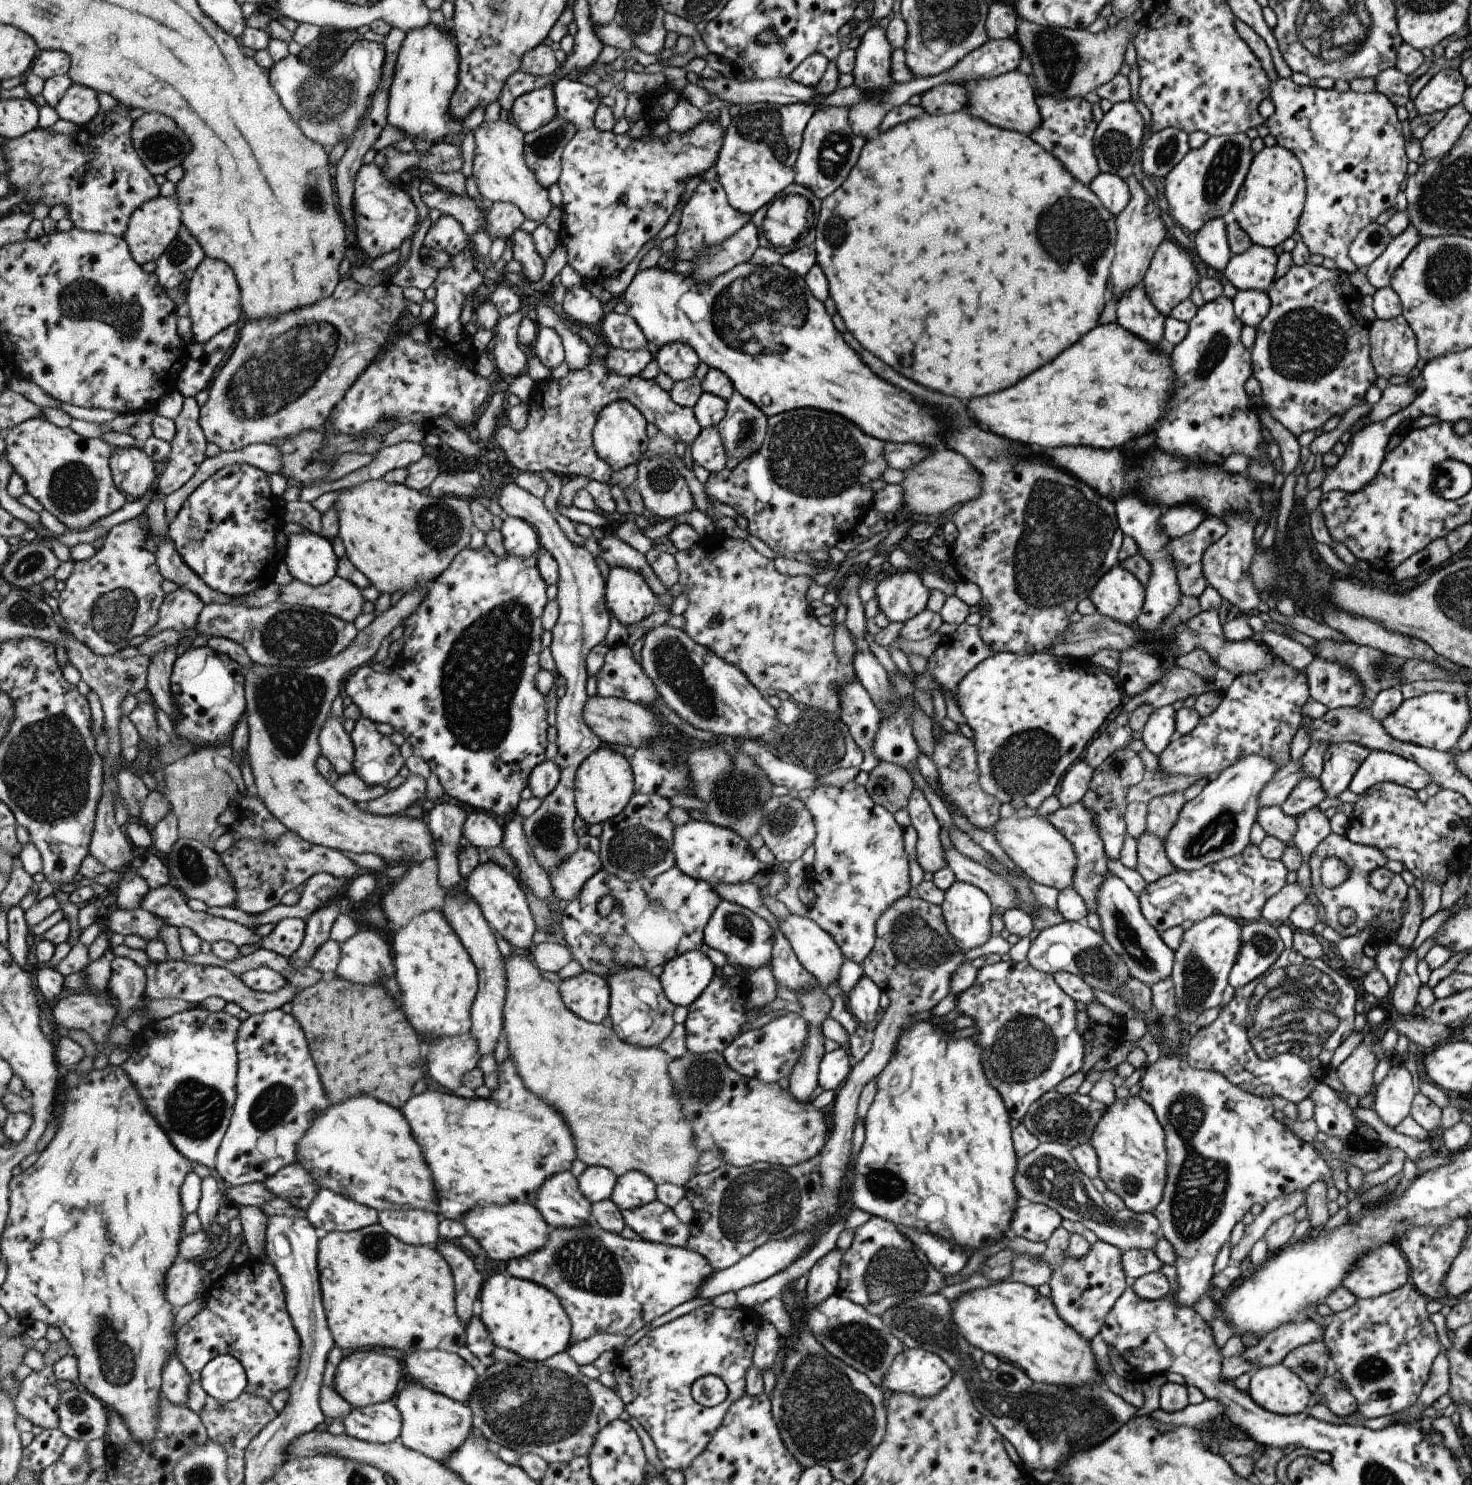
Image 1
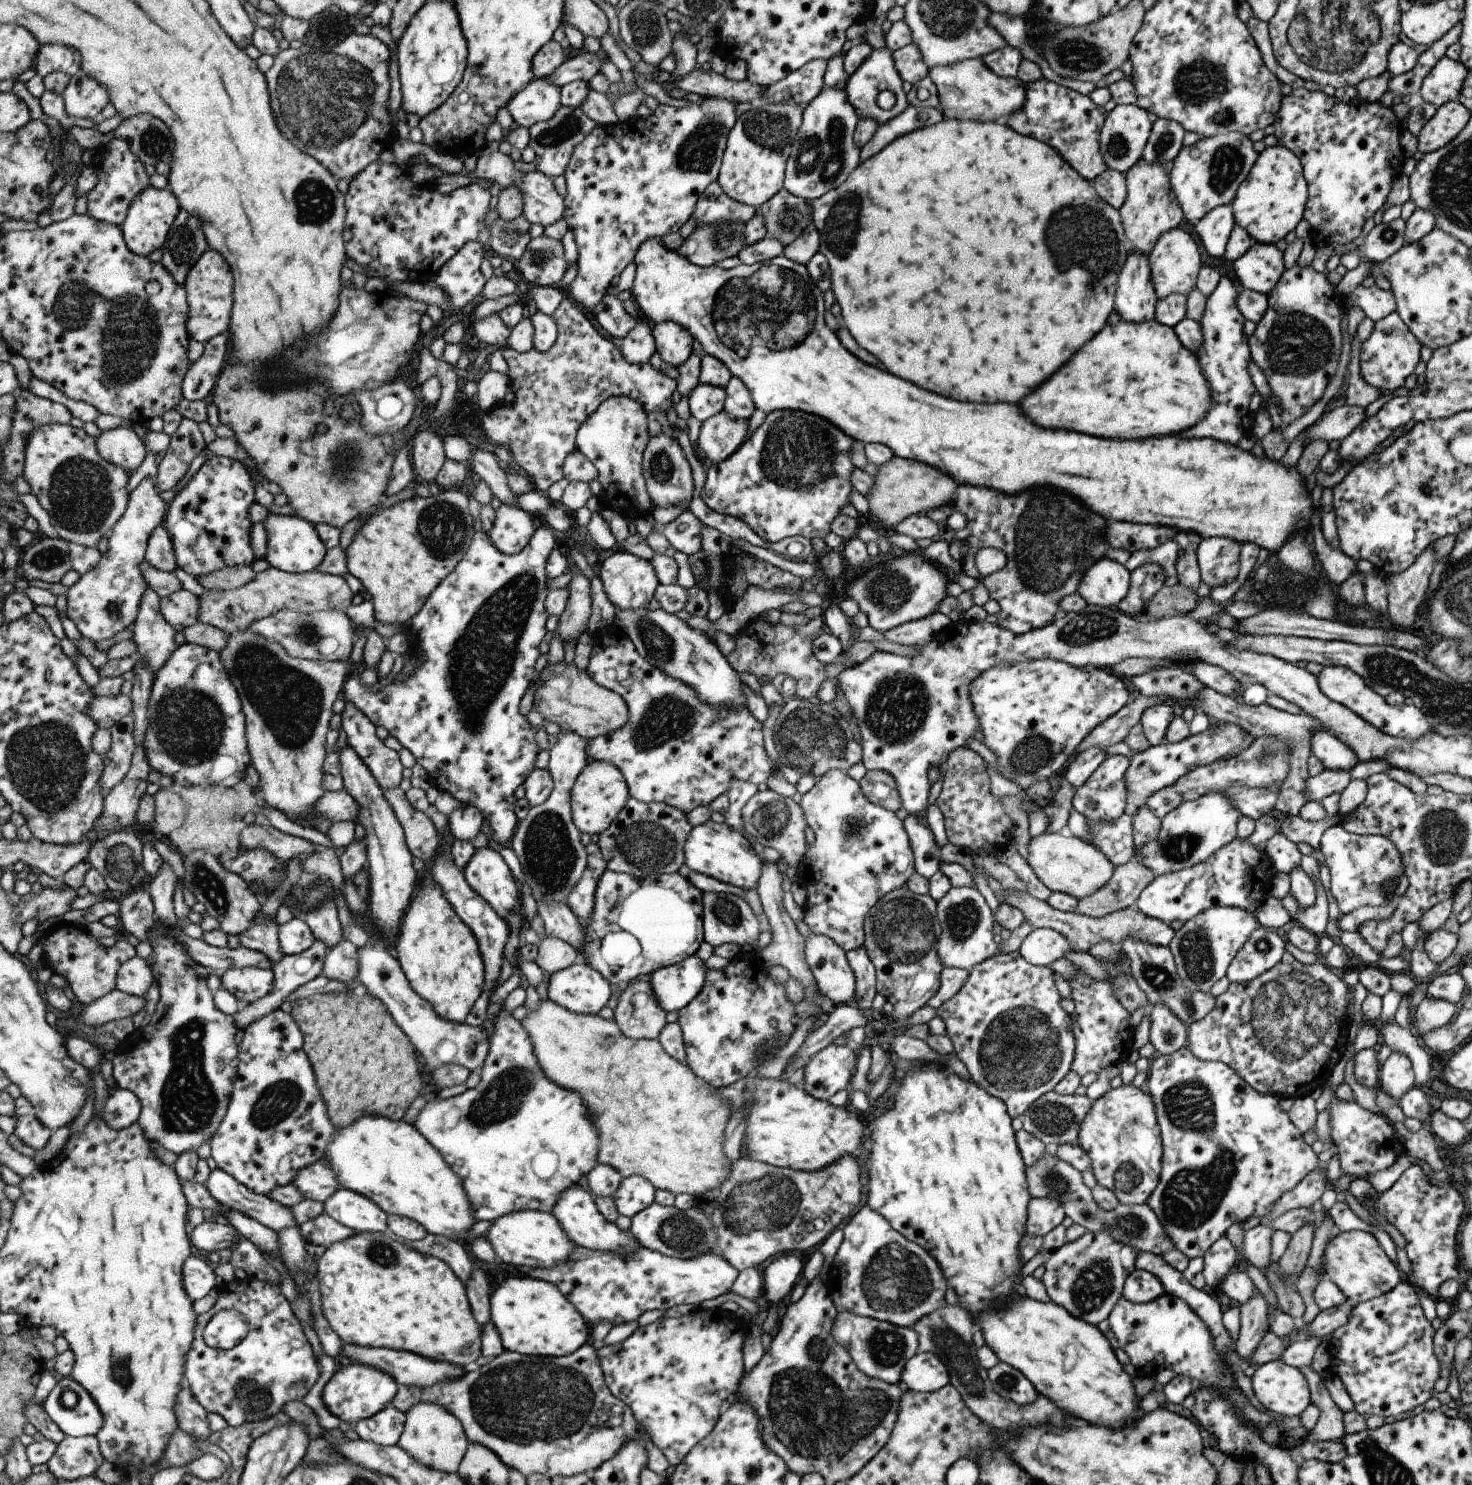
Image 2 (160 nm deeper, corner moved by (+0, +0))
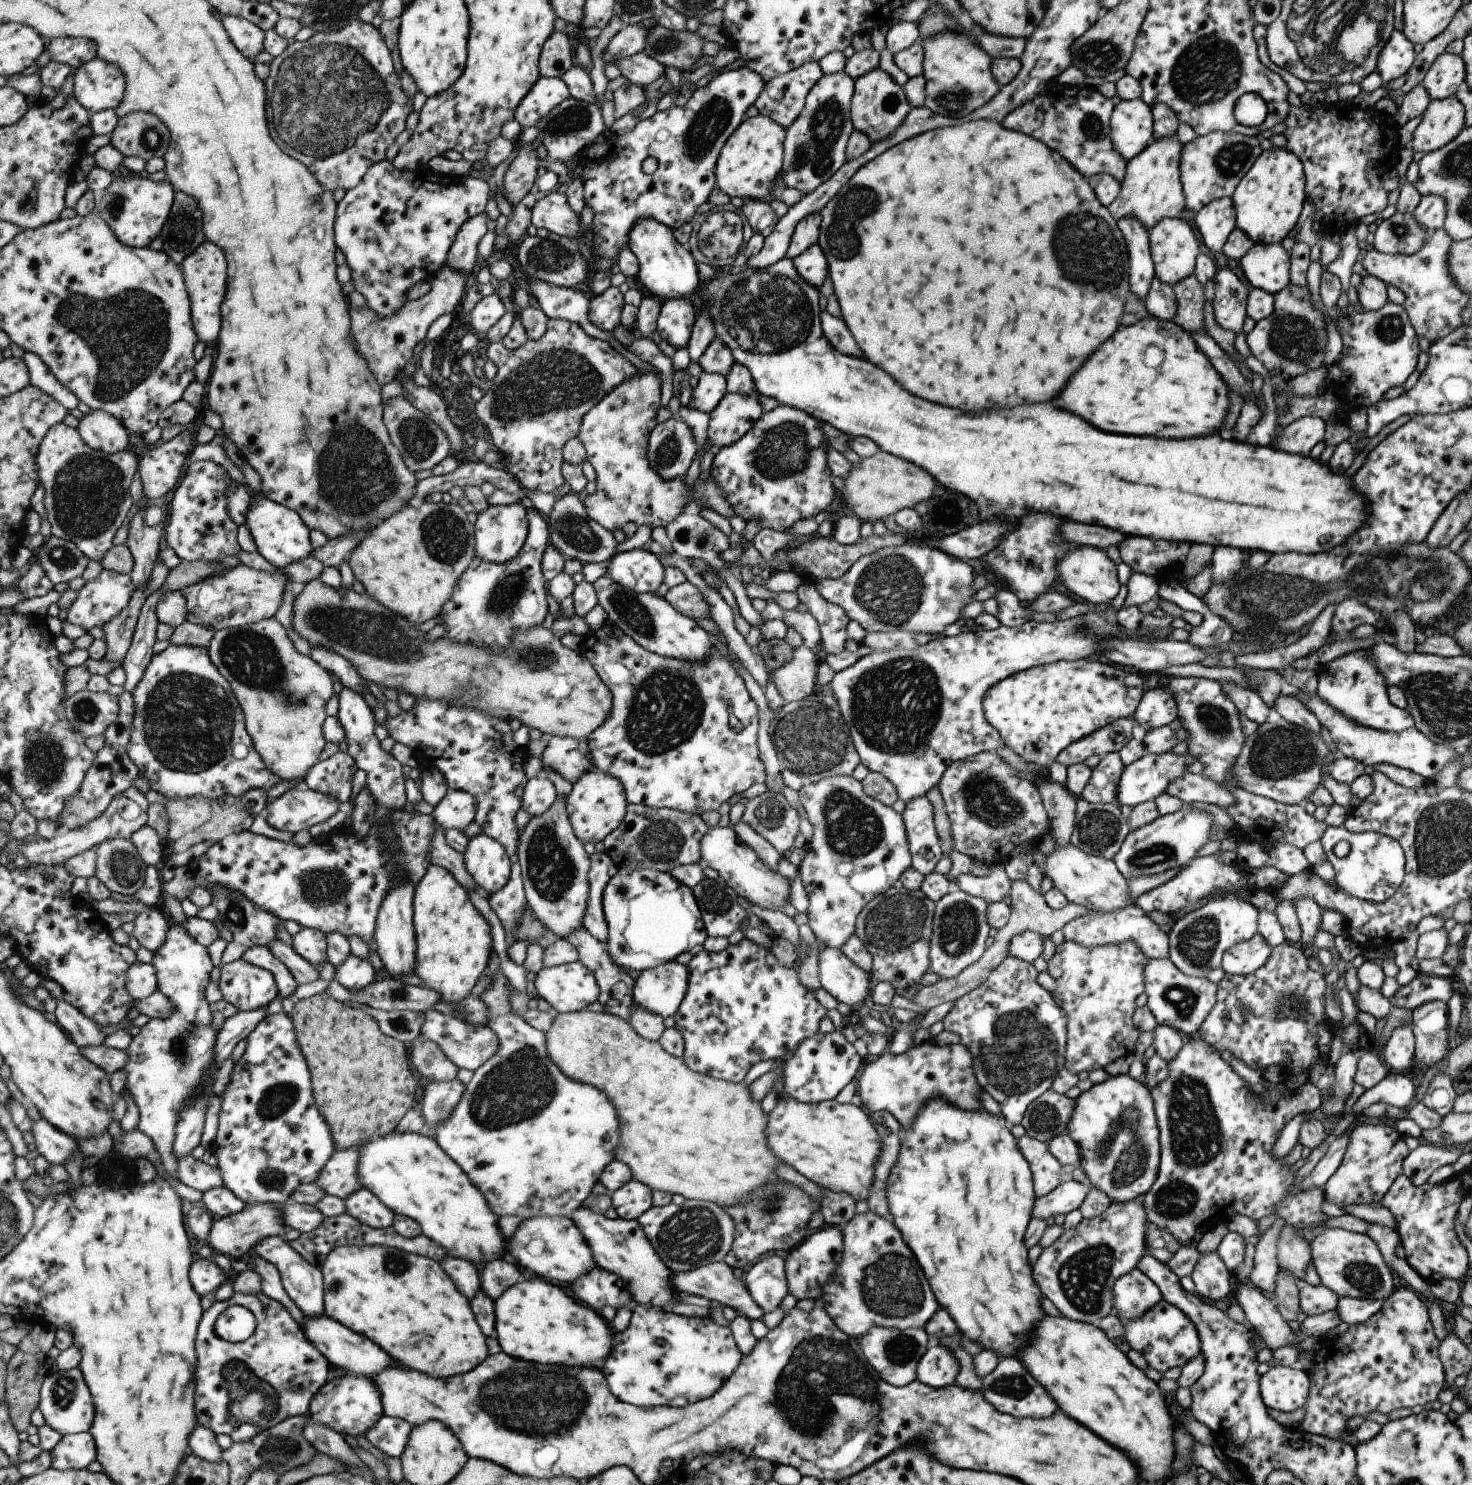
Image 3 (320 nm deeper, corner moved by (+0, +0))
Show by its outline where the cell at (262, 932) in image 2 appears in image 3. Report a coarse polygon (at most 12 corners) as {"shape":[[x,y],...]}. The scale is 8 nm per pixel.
{"shape":[[276,939],[268,947],[299,985],[321,979],[292,945]]}

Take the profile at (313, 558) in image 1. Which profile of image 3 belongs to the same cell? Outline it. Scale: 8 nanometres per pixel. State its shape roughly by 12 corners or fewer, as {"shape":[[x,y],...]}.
{"shape":[[257,494],[245,525],[275,569],[315,552],[295,510]]}

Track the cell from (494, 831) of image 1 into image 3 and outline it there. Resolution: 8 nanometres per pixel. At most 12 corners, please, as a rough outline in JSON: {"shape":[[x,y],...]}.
{"shape":[[448,788],[434,808],[442,829],[478,822],[477,798]]}

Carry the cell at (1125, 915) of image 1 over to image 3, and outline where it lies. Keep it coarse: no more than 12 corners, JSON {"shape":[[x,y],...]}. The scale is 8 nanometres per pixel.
{"shape":[[1145,958],[1155,1022],[1193,1037],[1217,986],[1185,976],[1168,958]]}

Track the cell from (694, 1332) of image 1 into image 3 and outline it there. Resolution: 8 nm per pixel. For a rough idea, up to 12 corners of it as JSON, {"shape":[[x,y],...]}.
{"shape":[[637,1305],[600,1370],[617,1400],[683,1408],[741,1358],[731,1330]]}

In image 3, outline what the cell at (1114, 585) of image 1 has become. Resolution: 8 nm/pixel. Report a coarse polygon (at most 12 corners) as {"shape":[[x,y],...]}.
{"shape":[[1091,546],[1057,562],[1069,593],[1111,603],[1120,588],[1116,565]]}

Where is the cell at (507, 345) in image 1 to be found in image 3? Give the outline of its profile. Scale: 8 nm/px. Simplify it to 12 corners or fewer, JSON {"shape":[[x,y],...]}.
{"shape":[[497,294],[475,305],[470,322],[487,336],[506,313]]}

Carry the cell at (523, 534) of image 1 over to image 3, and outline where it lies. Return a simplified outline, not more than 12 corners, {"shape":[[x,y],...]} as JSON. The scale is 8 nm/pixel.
{"shape":[[521,501],[489,506],[476,520],[476,556],[505,564],[528,543]]}

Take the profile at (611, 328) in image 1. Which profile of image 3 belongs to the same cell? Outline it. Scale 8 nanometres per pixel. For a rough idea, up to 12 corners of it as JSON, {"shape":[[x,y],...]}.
{"shape":[[618,288],[592,297],[591,322],[603,331],[621,326],[624,306]]}

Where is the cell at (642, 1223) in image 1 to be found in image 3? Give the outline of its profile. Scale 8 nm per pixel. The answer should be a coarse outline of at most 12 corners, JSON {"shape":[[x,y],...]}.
{"shape":[[708,1201],[636,1221],[672,1273],[722,1261],[733,1220]]}

